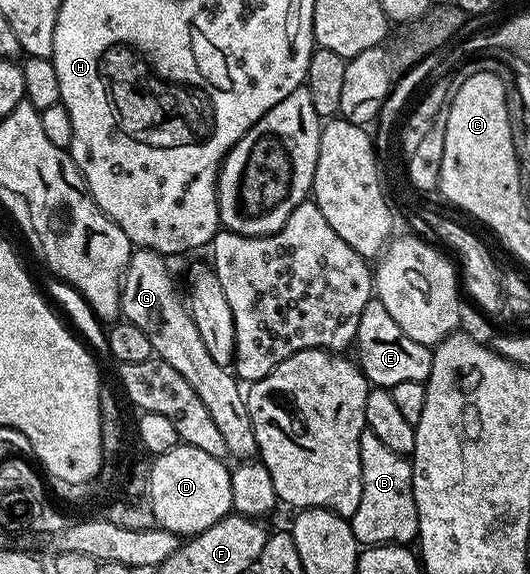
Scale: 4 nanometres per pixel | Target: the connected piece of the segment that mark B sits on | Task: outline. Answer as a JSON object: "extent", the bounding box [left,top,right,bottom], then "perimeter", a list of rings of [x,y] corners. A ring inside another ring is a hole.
{"extent":[350,428,418,547],"perimeter":[[[367,428],[358,444],[362,460],[362,500],[350,519],[352,531],[361,547],[412,544],[417,541],[418,512],[412,491],[412,464],[405,455],[391,451]]]}

